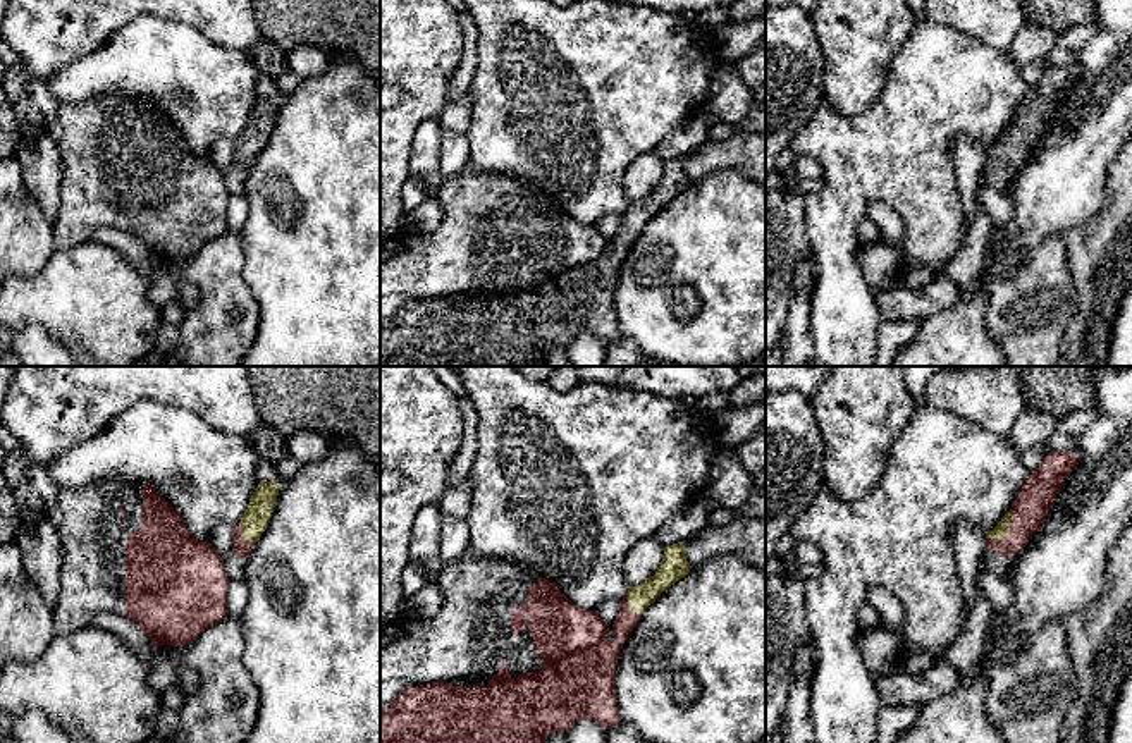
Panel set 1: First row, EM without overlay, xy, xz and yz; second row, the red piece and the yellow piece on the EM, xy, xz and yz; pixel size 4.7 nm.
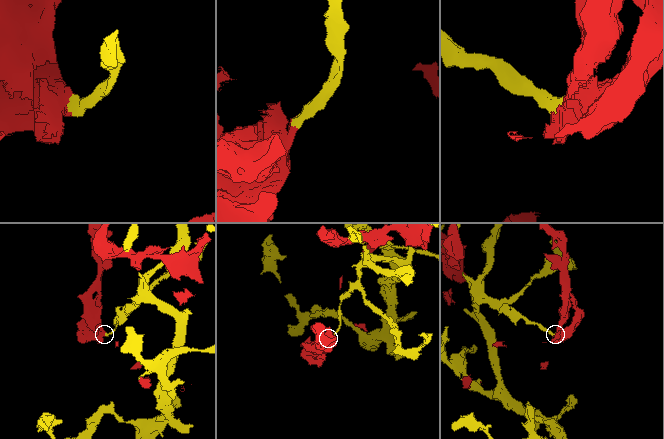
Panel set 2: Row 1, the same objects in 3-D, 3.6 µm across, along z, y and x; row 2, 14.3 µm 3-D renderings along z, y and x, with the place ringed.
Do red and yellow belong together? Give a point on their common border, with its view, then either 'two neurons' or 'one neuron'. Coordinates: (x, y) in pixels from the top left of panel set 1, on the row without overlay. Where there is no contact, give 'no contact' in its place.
meets red in yz at (1008, 148); two neurons

